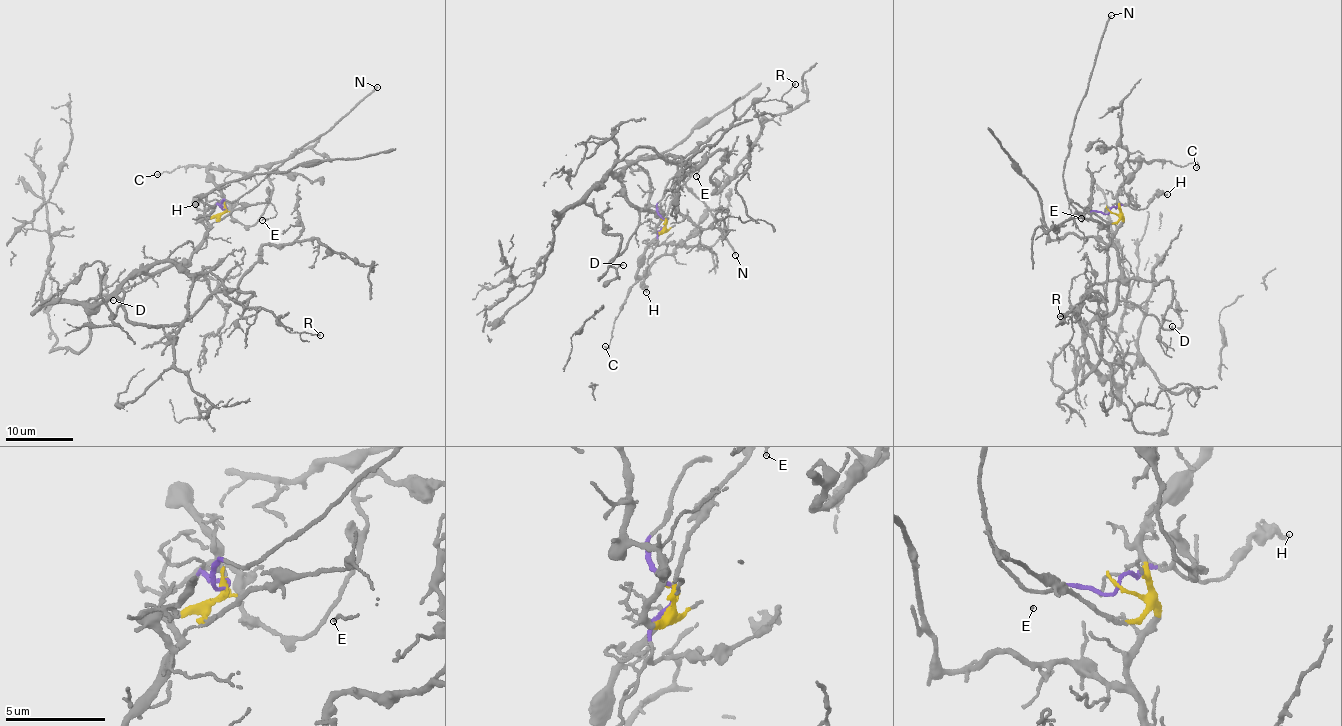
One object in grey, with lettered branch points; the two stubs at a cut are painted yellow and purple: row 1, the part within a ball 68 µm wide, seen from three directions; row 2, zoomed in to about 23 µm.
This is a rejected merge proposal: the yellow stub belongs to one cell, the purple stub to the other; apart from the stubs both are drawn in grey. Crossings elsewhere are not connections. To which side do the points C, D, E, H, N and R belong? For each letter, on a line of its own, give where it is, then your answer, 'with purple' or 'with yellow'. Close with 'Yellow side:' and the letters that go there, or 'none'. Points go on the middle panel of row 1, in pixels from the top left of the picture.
C: at (605, 346); with yellow
D: at (623, 265); with yellow
E: at (696, 176); with yellow
H: at (646, 292); with purple
N: at (735, 255); with purple
R: at (795, 84); with yellow
Yellow side: C, D, E, R

